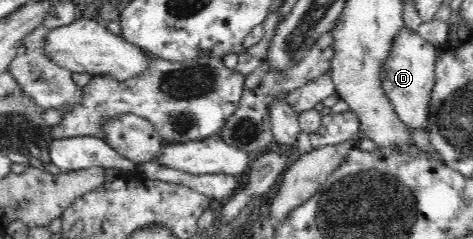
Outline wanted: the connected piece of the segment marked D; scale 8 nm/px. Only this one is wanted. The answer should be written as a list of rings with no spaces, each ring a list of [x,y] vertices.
[[[406,26],[399,30],[395,36],[389,56],[383,60],[381,66],[381,87],[393,105],[395,113],[405,125],[415,128],[415,130],[425,130],[427,128],[427,106],[431,100],[432,90],[436,81],[436,47],[424,40],[416,31]]]

